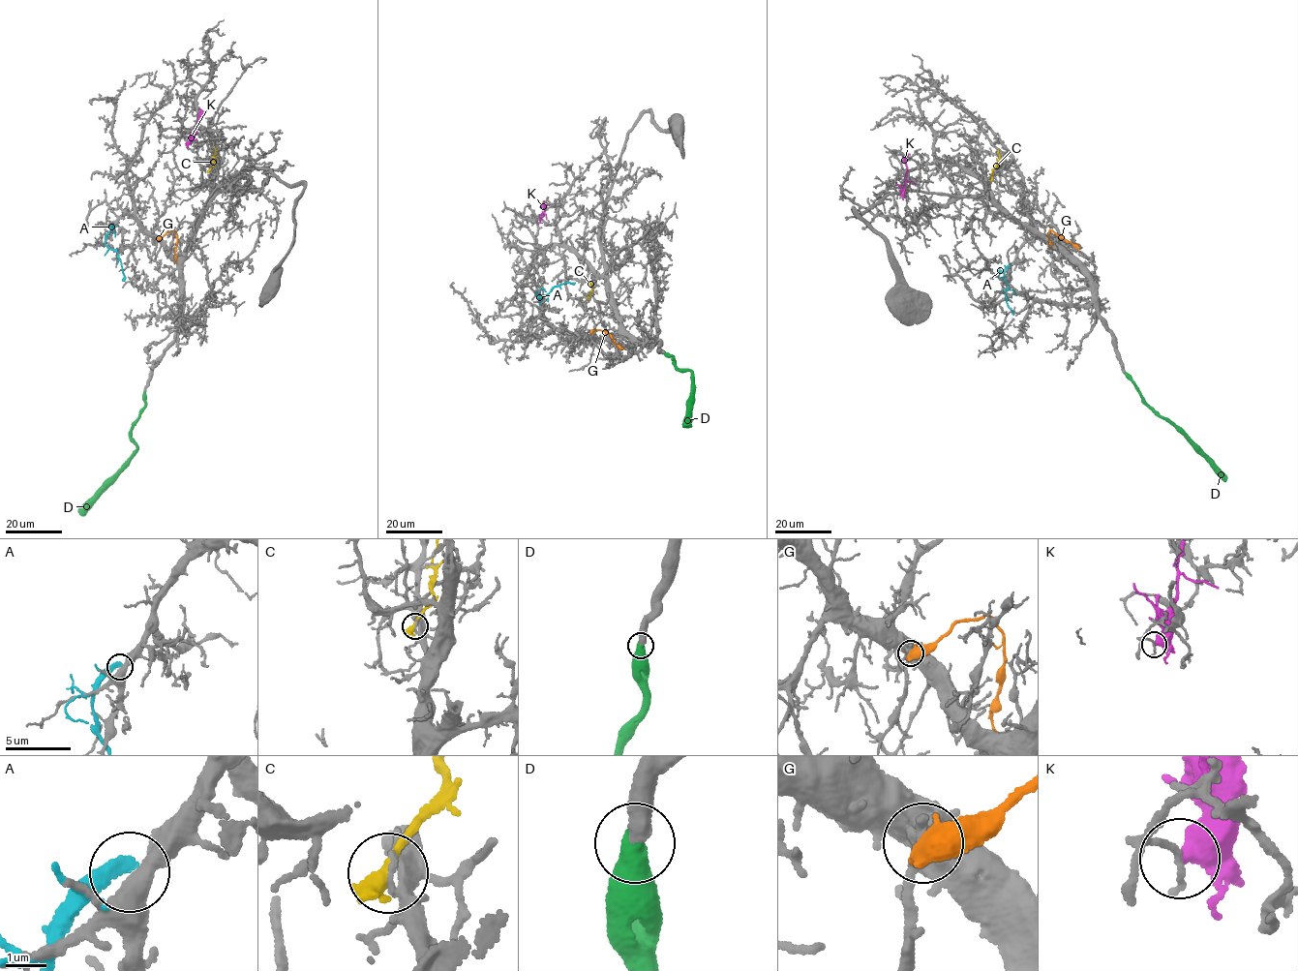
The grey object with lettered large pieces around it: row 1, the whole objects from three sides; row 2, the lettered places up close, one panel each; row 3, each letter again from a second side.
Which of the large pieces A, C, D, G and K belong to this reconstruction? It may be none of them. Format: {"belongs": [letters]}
{"belongs": ["D"]}

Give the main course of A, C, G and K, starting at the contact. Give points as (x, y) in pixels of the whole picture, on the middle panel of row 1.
A: (540, 303), (539, 295), (545, 295), (565, 282), (575, 283)
C: (590, 284), (587, 299)
G: (590, 333), (595, 329), (603, 330), (610, 334), (615, 344), (623, 347)
K: (544, 202), (545, 210), (540, 217), (542, 223)

